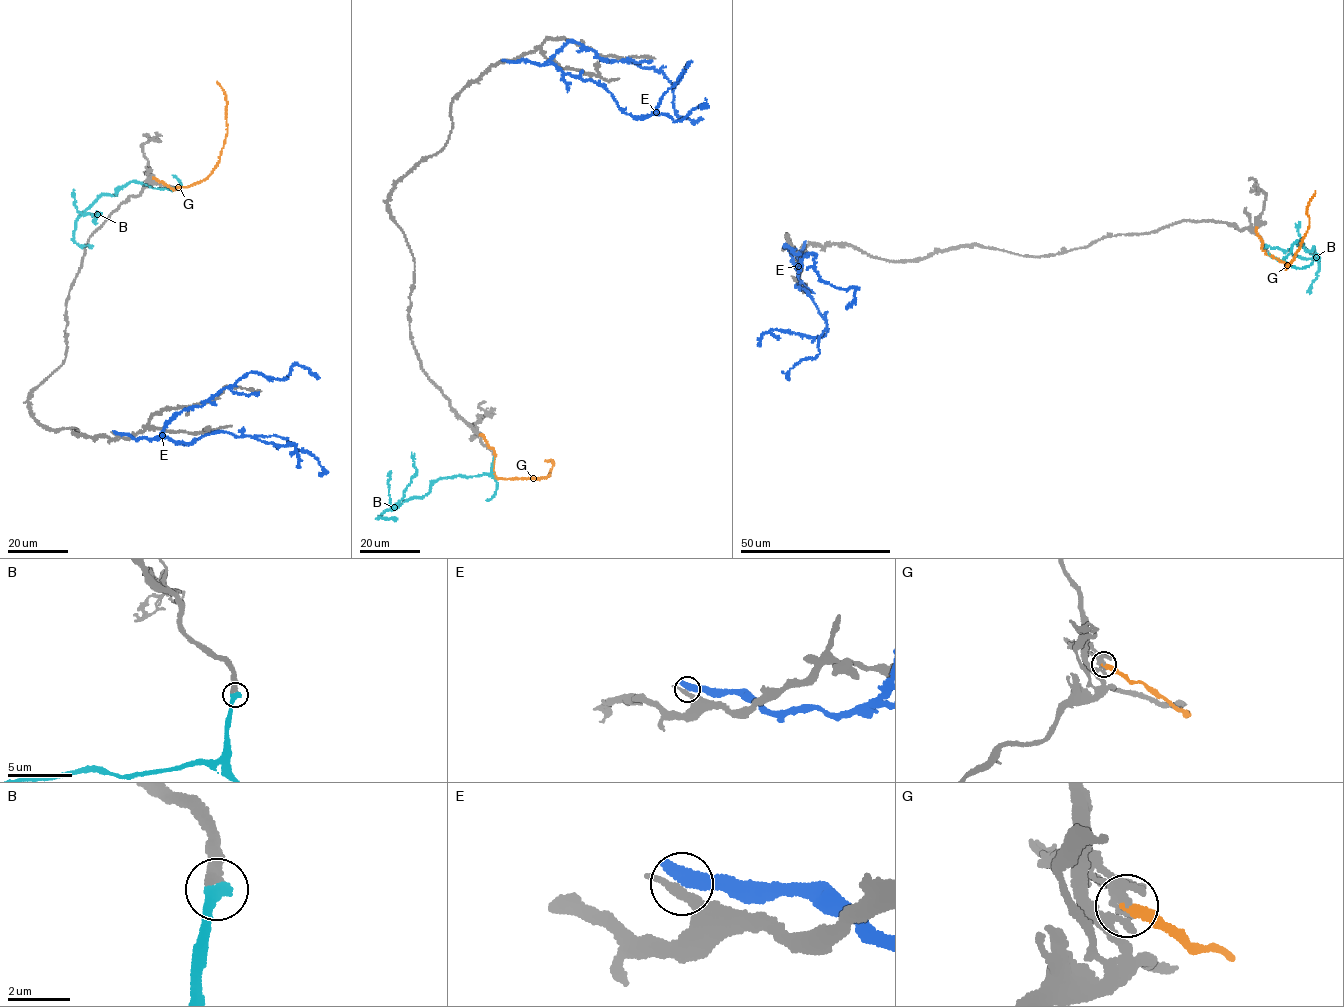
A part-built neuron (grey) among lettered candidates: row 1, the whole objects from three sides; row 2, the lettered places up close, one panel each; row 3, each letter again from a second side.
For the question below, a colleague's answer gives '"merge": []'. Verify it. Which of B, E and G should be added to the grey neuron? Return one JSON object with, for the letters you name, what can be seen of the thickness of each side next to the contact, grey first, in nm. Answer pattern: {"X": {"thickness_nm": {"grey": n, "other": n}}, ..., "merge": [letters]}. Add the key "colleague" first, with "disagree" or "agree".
{"colleague": "disagree", "B": {"thickness_nm": {"grey": 320, "other": 380}}, "merge": ["B"]}

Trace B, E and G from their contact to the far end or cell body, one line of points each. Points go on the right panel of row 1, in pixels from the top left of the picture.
B: (1268, 253), (1283, 260), (1296, 240), (1304, 248), (1312, 251), (1313, 247), (1318, 258), (1262, 246)
E: (804, 243), (797, 265), (784, 246), (800, 254), (814, 253), (822, 281), (855, 287), (846, 309)
G: (1256, 227), (1262, 248), (1282, 262), (1285, 269), (1293, 260), (1309, 227), (1307, 203), (1315, 191)

